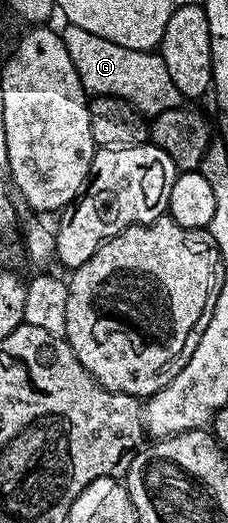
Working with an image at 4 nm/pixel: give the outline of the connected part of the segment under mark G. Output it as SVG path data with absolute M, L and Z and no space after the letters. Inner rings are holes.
M67 24L65 28L61 30L62 42L68 47L72 67L76 67L76 75L80 75L87 94L119 97L129 101L143 115L163 113L183 104L183 95L172 83L165 61L157 52L132 51L120 47L120 43L108 43L108 39L100 39L100 35L84 31L84 27Z

